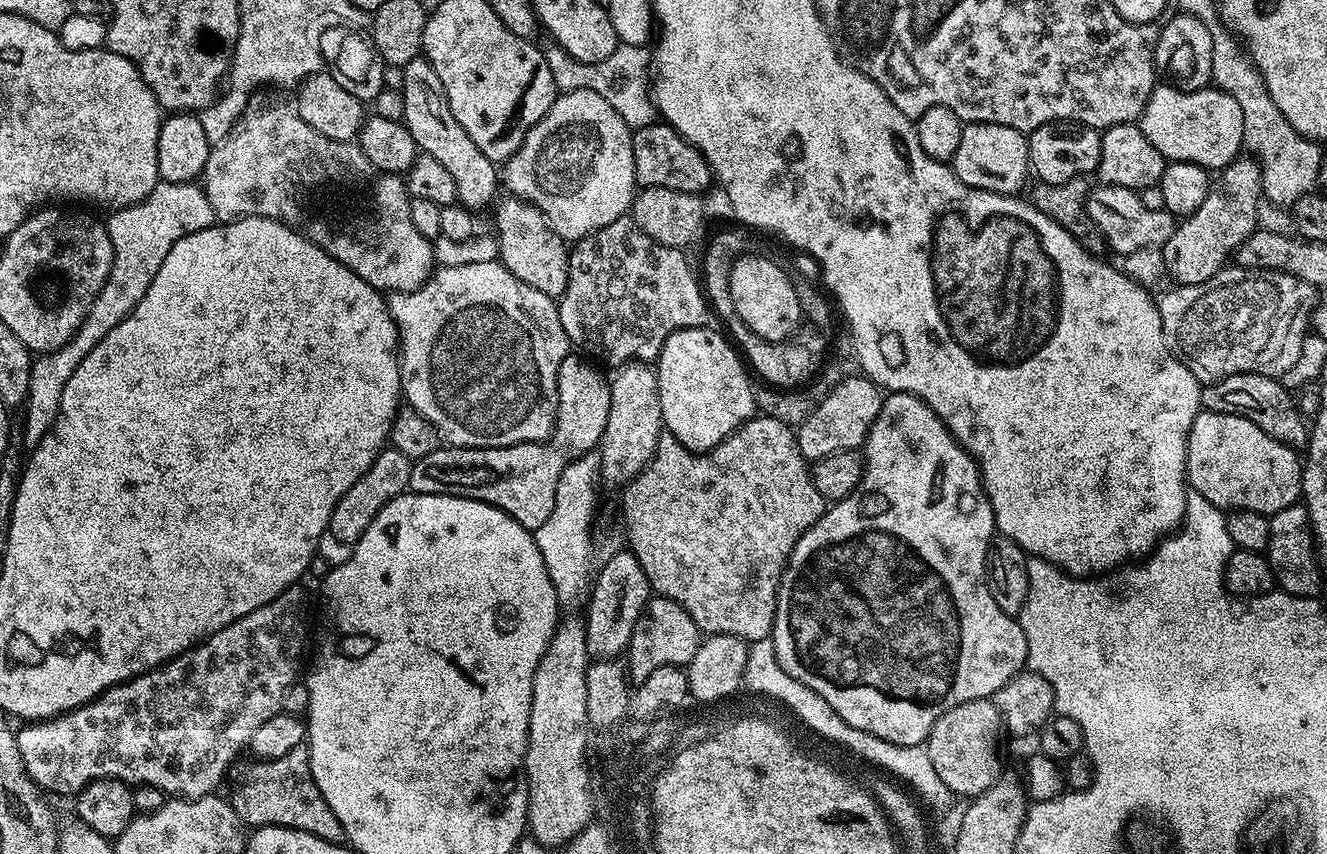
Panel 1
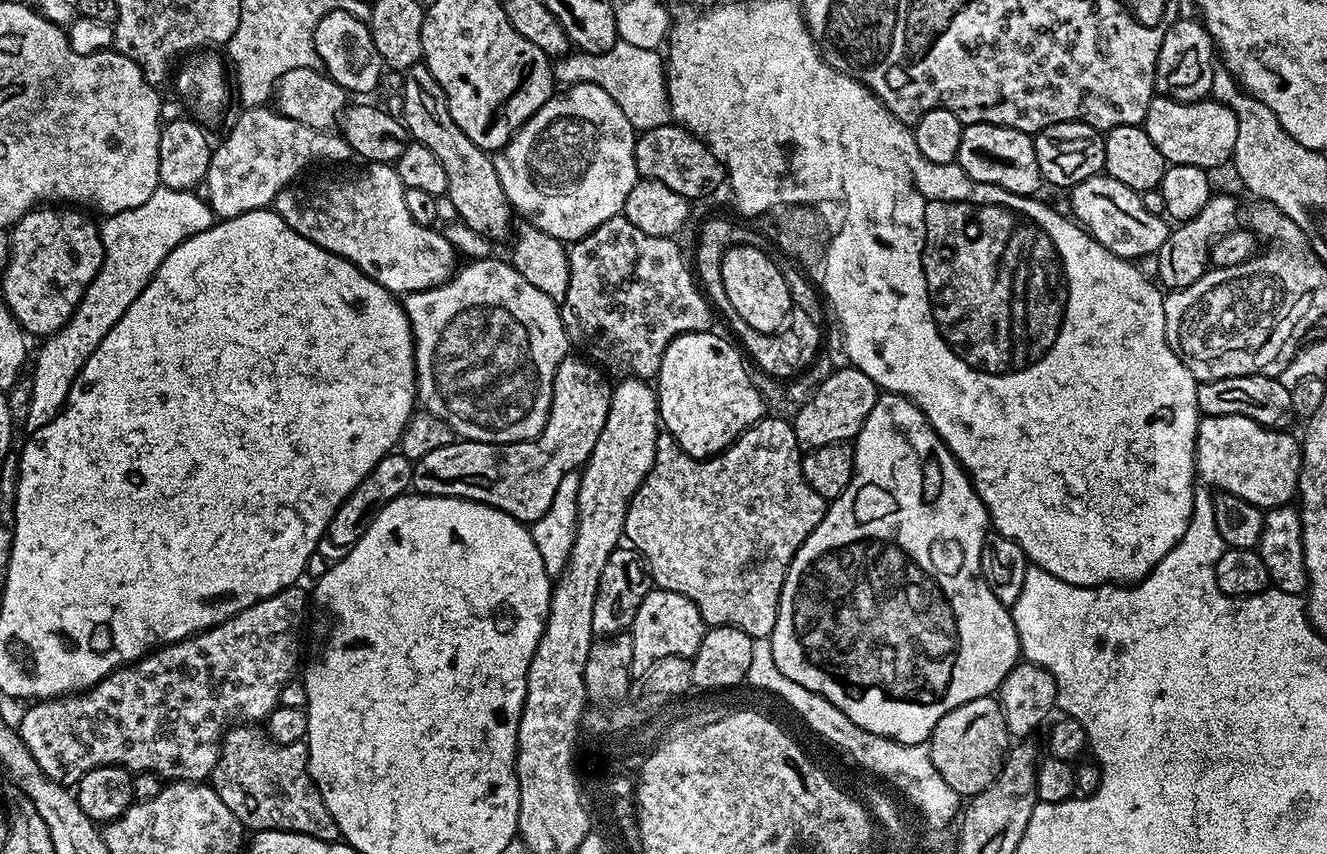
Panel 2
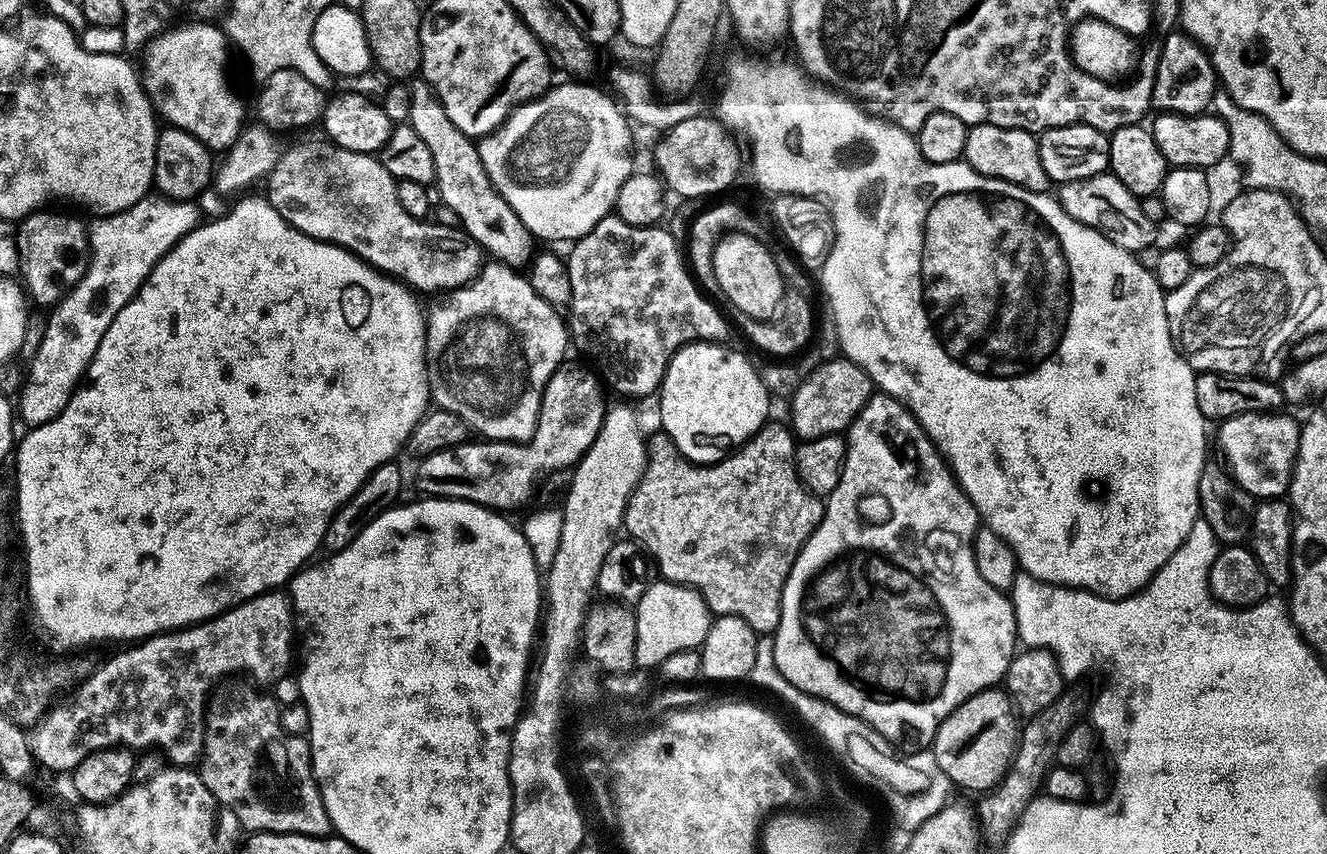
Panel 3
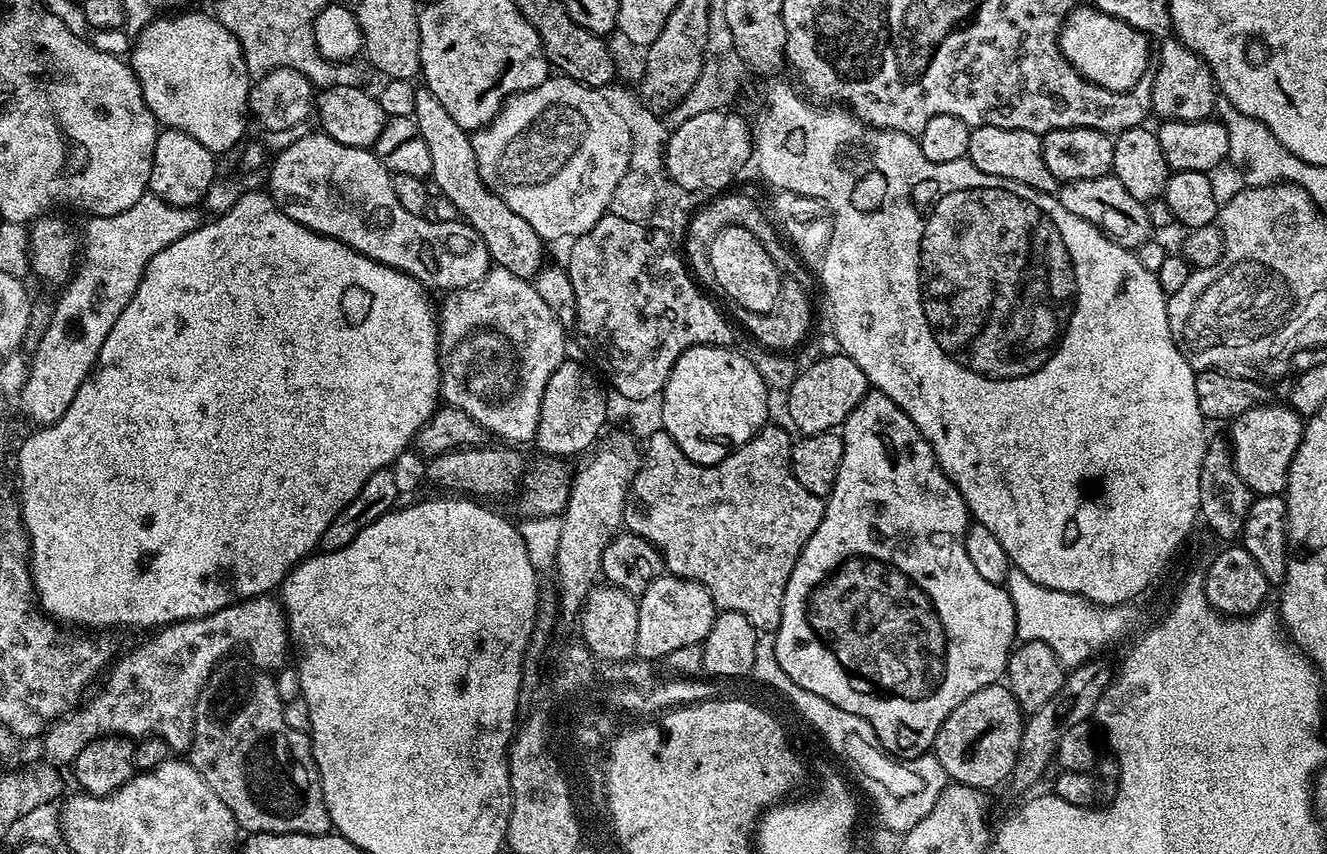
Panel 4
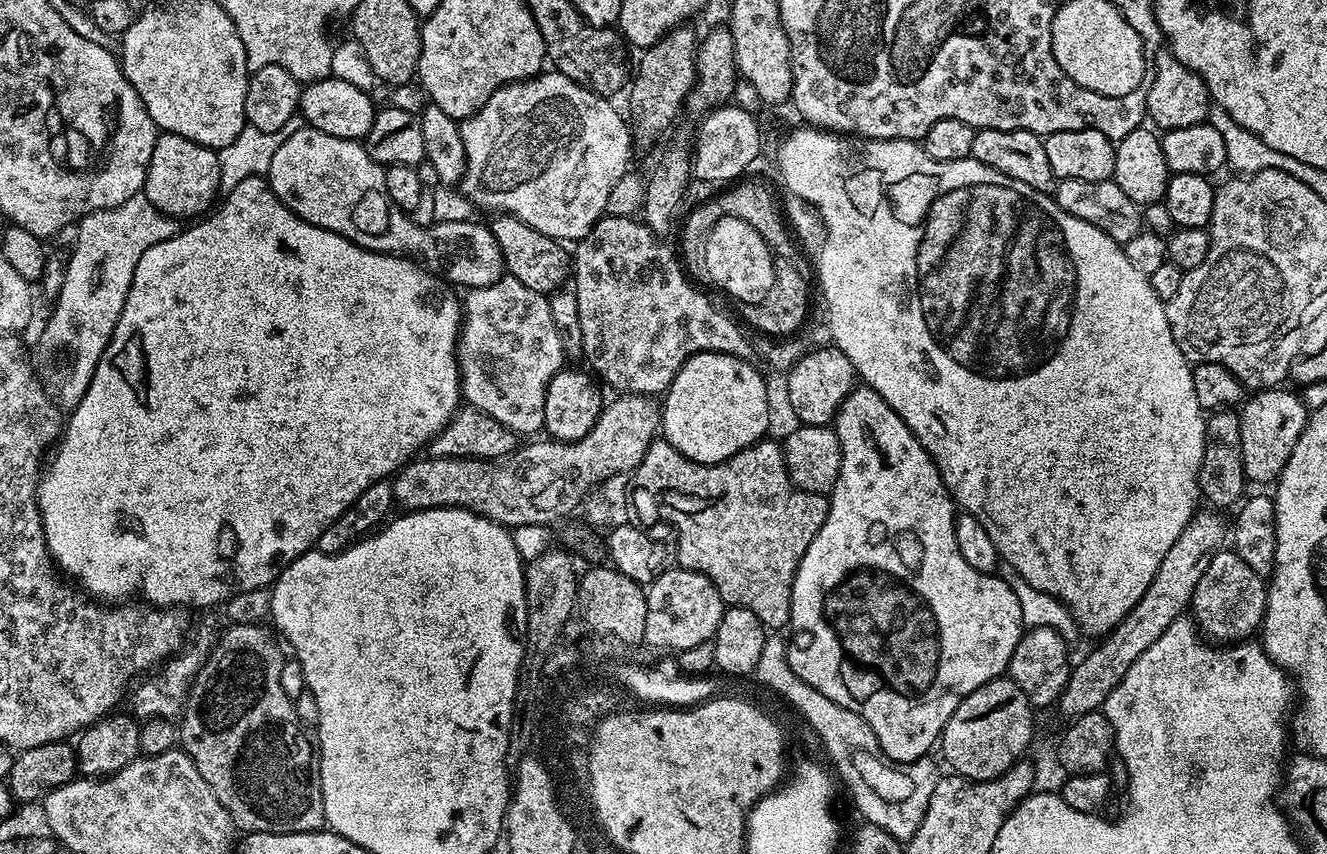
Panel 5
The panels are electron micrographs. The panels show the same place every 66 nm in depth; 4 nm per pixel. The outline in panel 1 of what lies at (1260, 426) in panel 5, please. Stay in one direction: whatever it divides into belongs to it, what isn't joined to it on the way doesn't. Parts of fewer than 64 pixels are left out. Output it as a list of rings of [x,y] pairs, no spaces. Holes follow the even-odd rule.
[[[1201,411],[1194,418],[1194,422],[1190,426],[1190,434],[1188,435],[1188,445],[1186,446],[1186,462],[1184,463],[1184,471],[1189,489],[1198,494],[1202,494],[1202,498],[1206,498],[1206,502],[1210,502],[1221,510],[1248,510],[1257,512],[1263,516],[1271,518],[1278,510],[1286,510],[1286,506],[1297,503],[1302,496],[1302,460],[1297,449],[1286,446],[1281,440],[1275,440],[1270,434],[1266,434],[1255,424],[1241,416],[1234,414],[1222,414],[1221,412],[1205,412]]]

